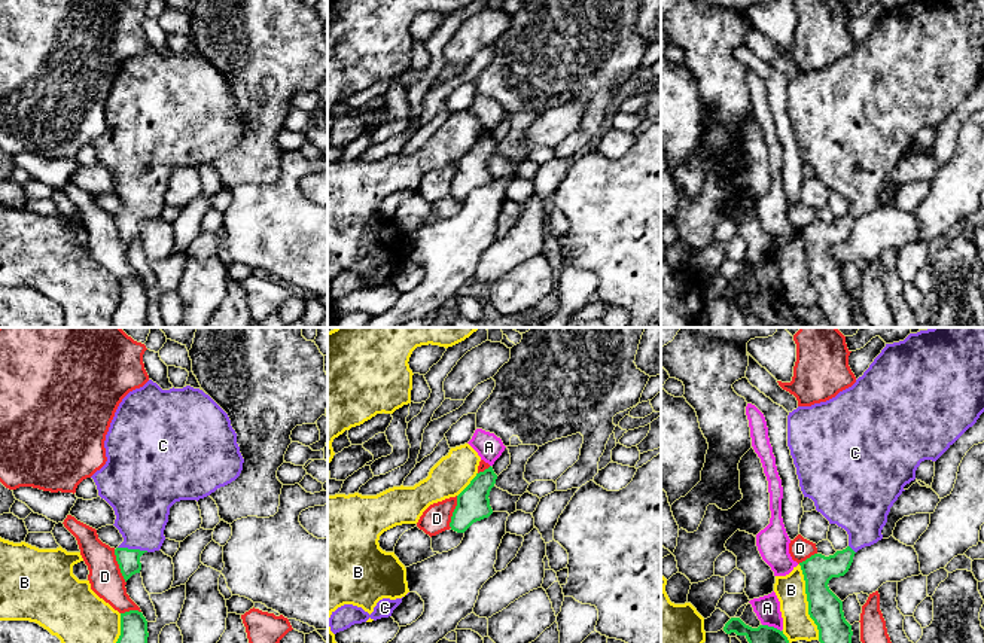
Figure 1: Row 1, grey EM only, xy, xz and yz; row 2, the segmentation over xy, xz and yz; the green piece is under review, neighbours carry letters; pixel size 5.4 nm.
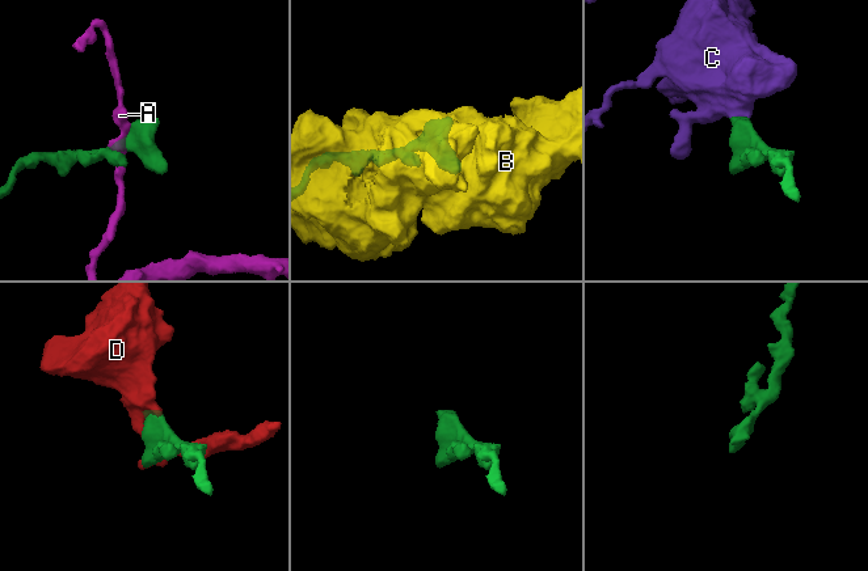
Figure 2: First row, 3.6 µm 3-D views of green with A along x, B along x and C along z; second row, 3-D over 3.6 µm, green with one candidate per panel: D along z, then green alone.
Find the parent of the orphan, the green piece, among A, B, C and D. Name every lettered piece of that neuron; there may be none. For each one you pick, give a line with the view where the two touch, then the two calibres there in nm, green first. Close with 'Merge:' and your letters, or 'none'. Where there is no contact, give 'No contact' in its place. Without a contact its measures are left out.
C: Touches green in xy. Thickness 120 nm (green) against 300 nm
Merge: C

